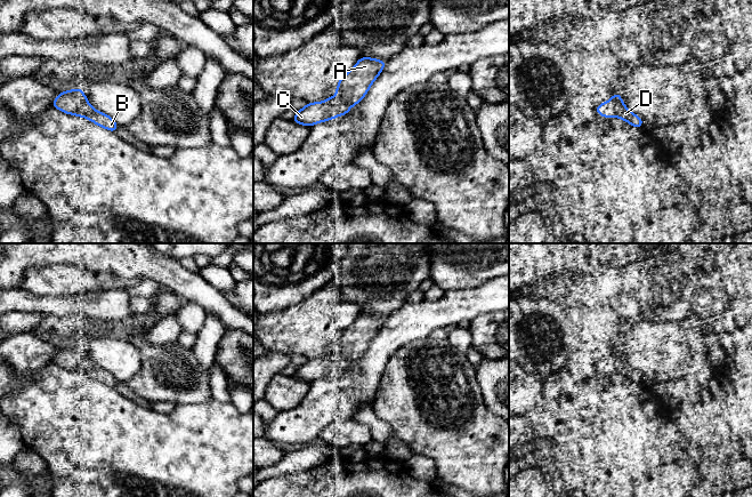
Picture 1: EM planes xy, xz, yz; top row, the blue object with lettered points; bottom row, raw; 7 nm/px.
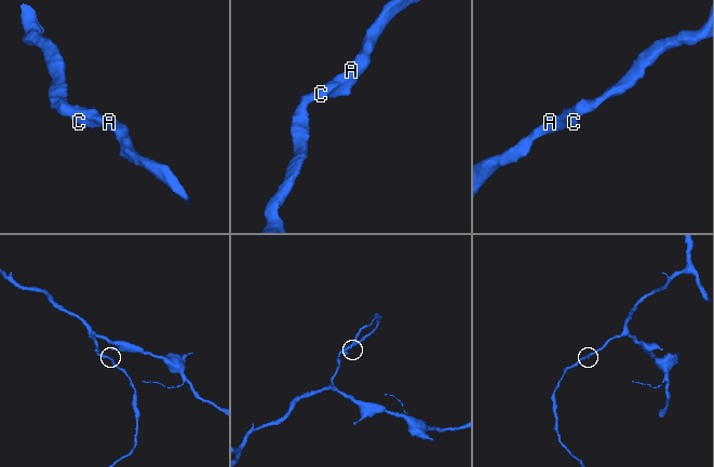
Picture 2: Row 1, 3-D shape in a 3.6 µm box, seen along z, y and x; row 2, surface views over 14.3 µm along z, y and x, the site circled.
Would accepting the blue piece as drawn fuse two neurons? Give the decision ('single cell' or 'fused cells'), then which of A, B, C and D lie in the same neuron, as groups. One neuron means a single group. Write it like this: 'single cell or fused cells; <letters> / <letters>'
single cell; A B C D

